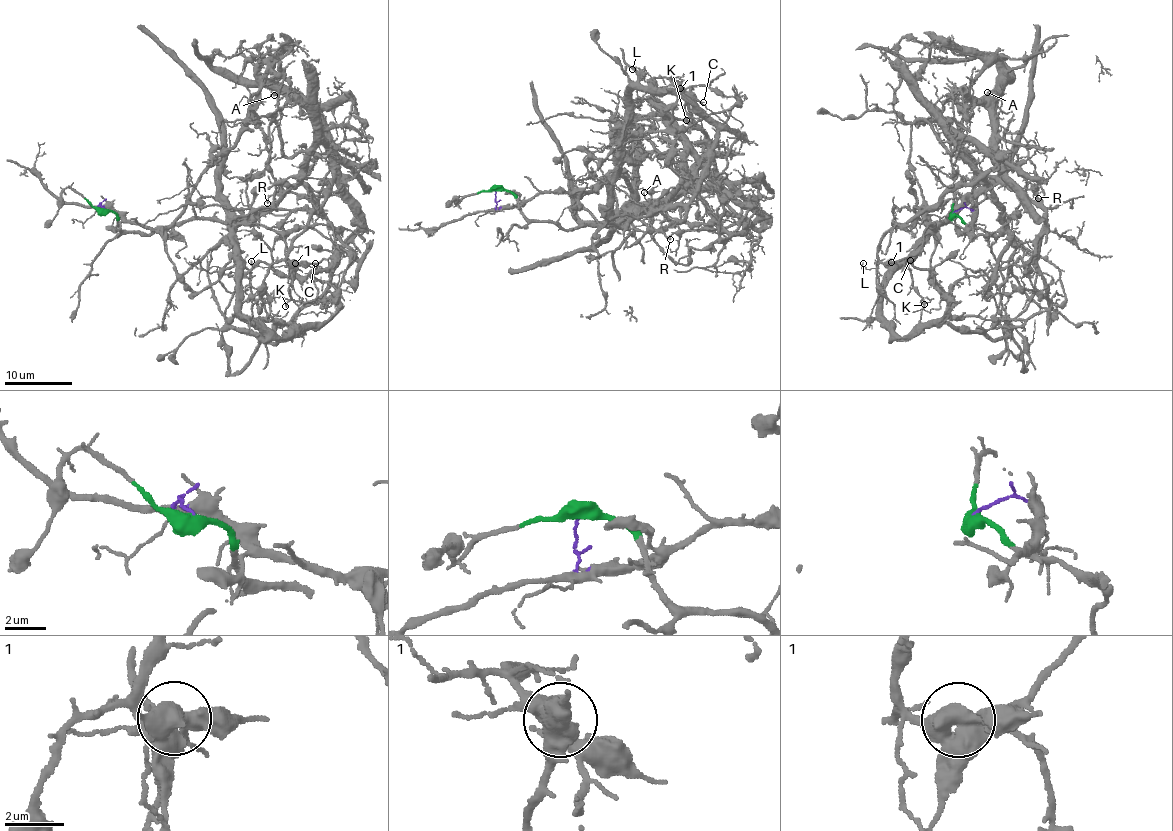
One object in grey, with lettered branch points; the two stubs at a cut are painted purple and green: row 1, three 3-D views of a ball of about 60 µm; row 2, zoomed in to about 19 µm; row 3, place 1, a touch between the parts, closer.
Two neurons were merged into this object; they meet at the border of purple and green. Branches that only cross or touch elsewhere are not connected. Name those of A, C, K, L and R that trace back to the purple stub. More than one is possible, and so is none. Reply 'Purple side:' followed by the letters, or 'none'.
Purple side: A, C, K, L, R

